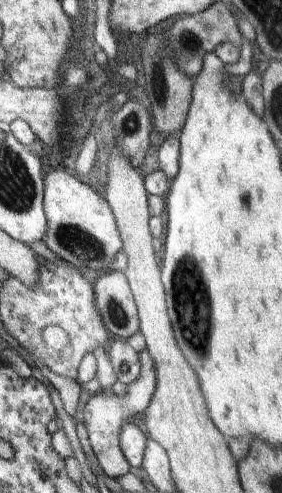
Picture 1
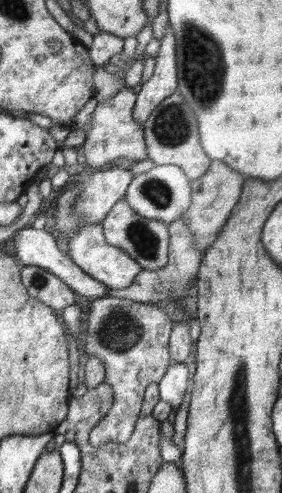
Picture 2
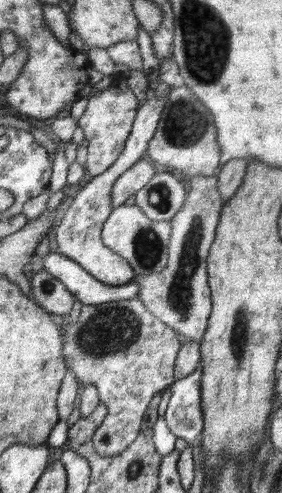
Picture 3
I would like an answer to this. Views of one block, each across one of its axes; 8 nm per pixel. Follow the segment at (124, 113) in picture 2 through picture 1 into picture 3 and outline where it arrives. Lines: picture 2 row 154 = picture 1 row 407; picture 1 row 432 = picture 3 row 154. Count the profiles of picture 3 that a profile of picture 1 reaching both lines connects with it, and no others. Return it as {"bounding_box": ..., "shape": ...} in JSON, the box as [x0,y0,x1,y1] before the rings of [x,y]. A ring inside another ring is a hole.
{"bounding_box":[77,80,141,178],"shape":[[[119,80],[115,86],[109,86],[105,90],[97,92],[95,96],[91,96],[87,100],[83,116],[77,122],[77,126],[83,132],[83,138],[87,140],[87,166],[85,166],[85,170],[89,172],[91,178],[103,174],[117,160],[117,156],[121,154],[125,140],[129,136],[135,112],[141,106],[141,102],[135,100],[131,90],[125,88],[125,80]]]}

